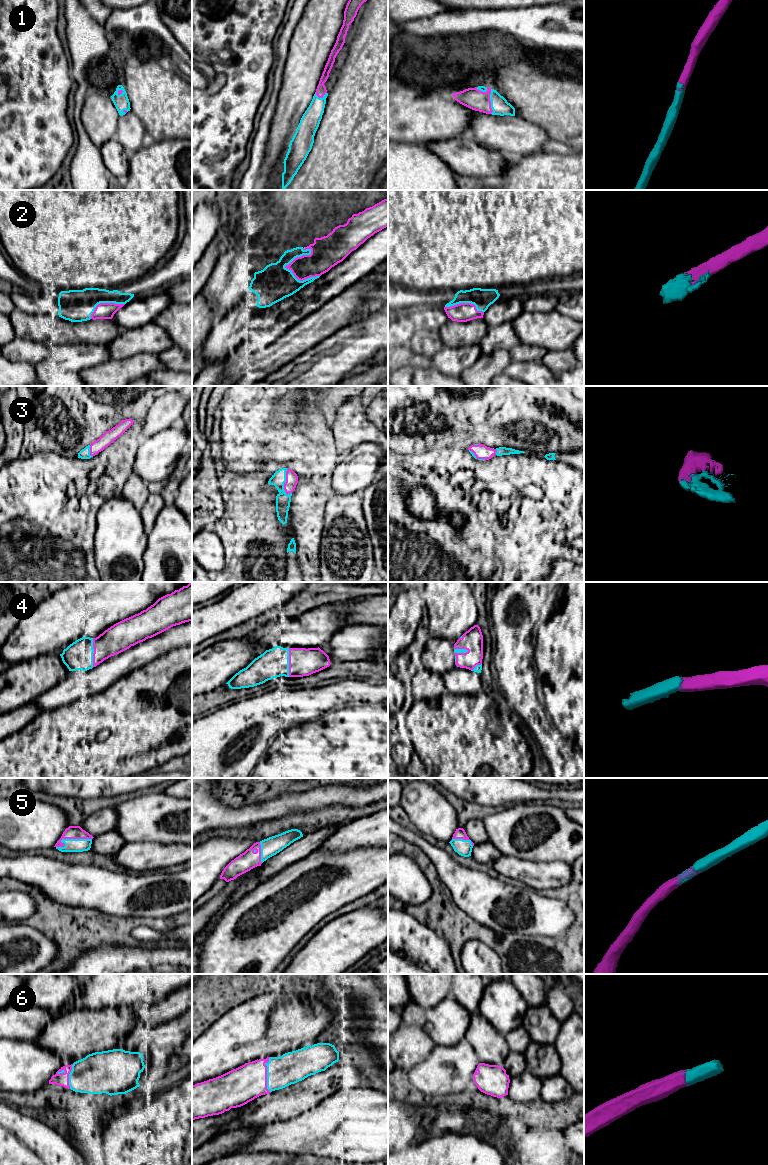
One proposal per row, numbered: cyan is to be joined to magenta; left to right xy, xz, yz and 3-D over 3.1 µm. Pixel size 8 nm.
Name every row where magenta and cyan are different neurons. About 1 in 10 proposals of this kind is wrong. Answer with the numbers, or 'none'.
none

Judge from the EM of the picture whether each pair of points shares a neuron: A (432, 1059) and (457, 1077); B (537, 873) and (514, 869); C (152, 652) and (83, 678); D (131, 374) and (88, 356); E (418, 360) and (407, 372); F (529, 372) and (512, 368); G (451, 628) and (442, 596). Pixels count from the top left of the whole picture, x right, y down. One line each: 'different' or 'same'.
A: same
B: same
C: same
D: different
E: different
F: same
G: same

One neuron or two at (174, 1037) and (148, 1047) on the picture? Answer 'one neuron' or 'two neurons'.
one neuron

